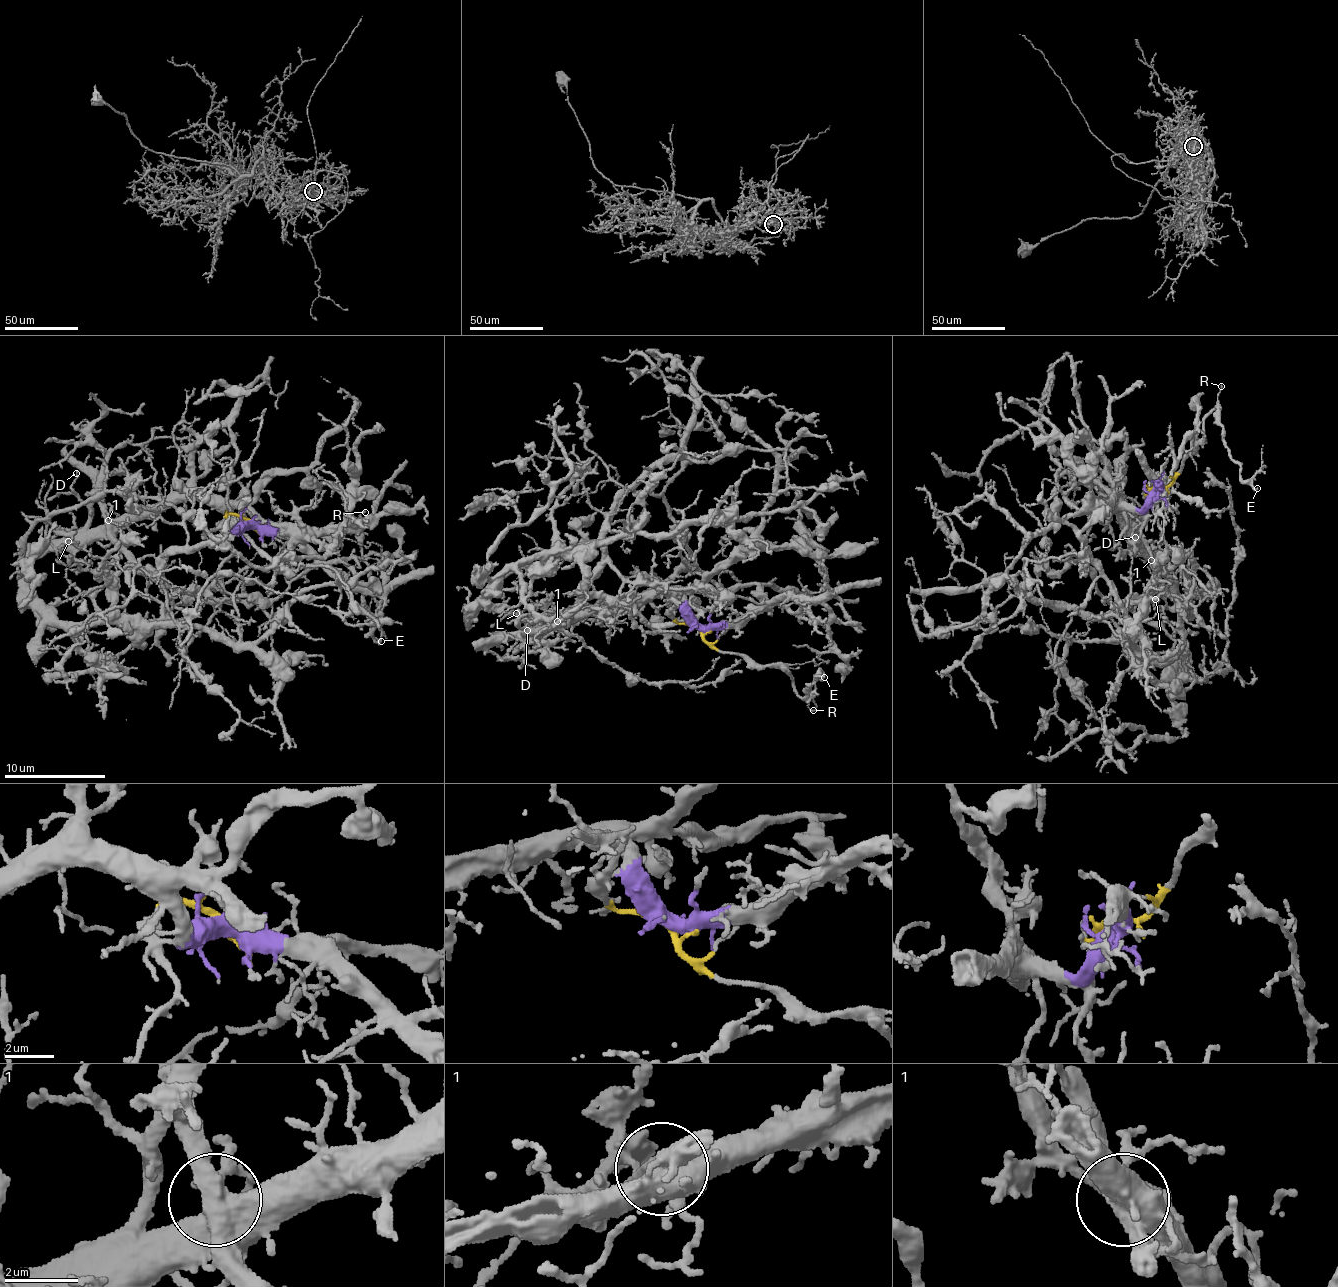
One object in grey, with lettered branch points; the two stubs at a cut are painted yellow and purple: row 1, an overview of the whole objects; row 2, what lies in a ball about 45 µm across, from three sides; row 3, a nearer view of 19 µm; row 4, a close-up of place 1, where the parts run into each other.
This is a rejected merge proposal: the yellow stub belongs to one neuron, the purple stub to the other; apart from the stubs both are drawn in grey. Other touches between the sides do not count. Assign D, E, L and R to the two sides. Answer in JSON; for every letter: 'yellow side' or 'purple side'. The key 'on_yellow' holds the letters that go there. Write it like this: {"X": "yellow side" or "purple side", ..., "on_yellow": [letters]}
{"D": "purple side", "E": "yellow side", "L": "purple side", "R": "yellow side", "on_yellow": ["E", "R"]}

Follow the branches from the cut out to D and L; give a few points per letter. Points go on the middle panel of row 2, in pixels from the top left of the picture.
D: (698, 628), (685, 600), (673, 595), (643, 595), (618, 599), (585, 610), (537, 632), (522, 621), (528, 630)
L: (698, 628), (685, 600), (673, 595), (618, 599), (533, 628), (516, 613)

